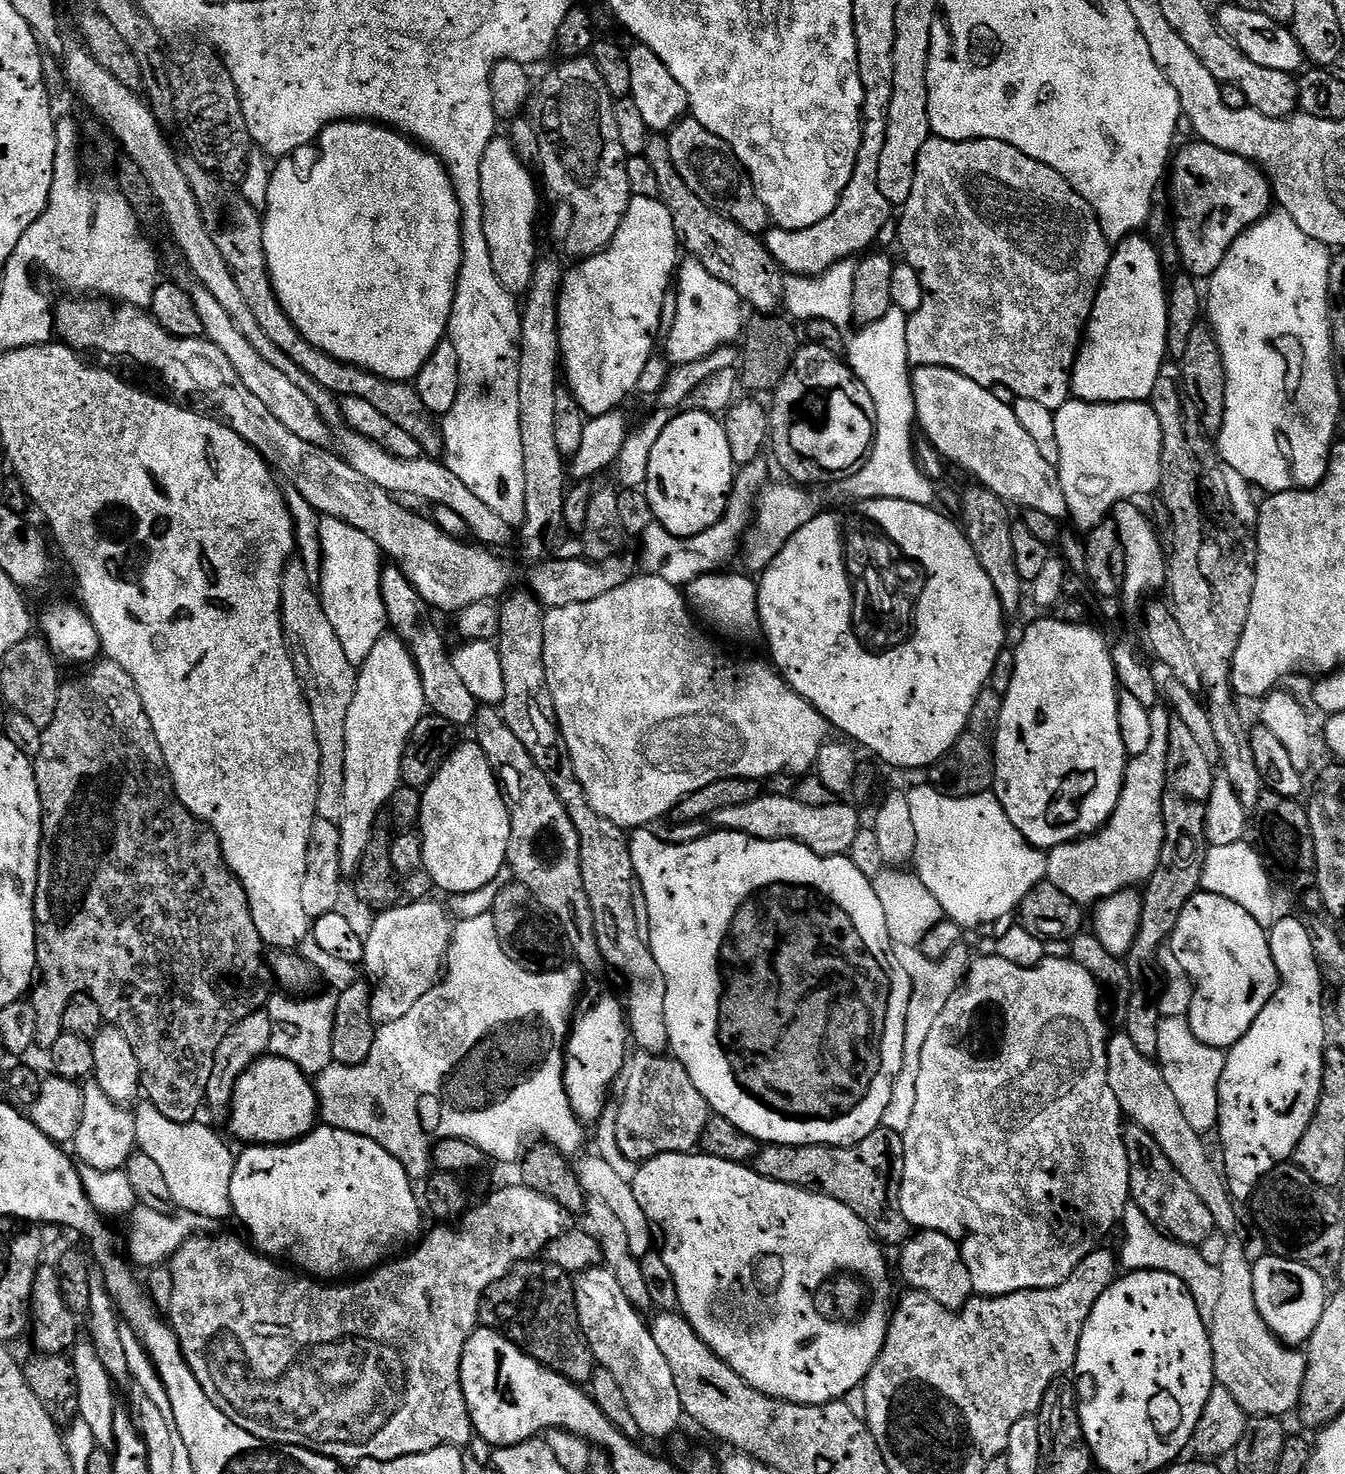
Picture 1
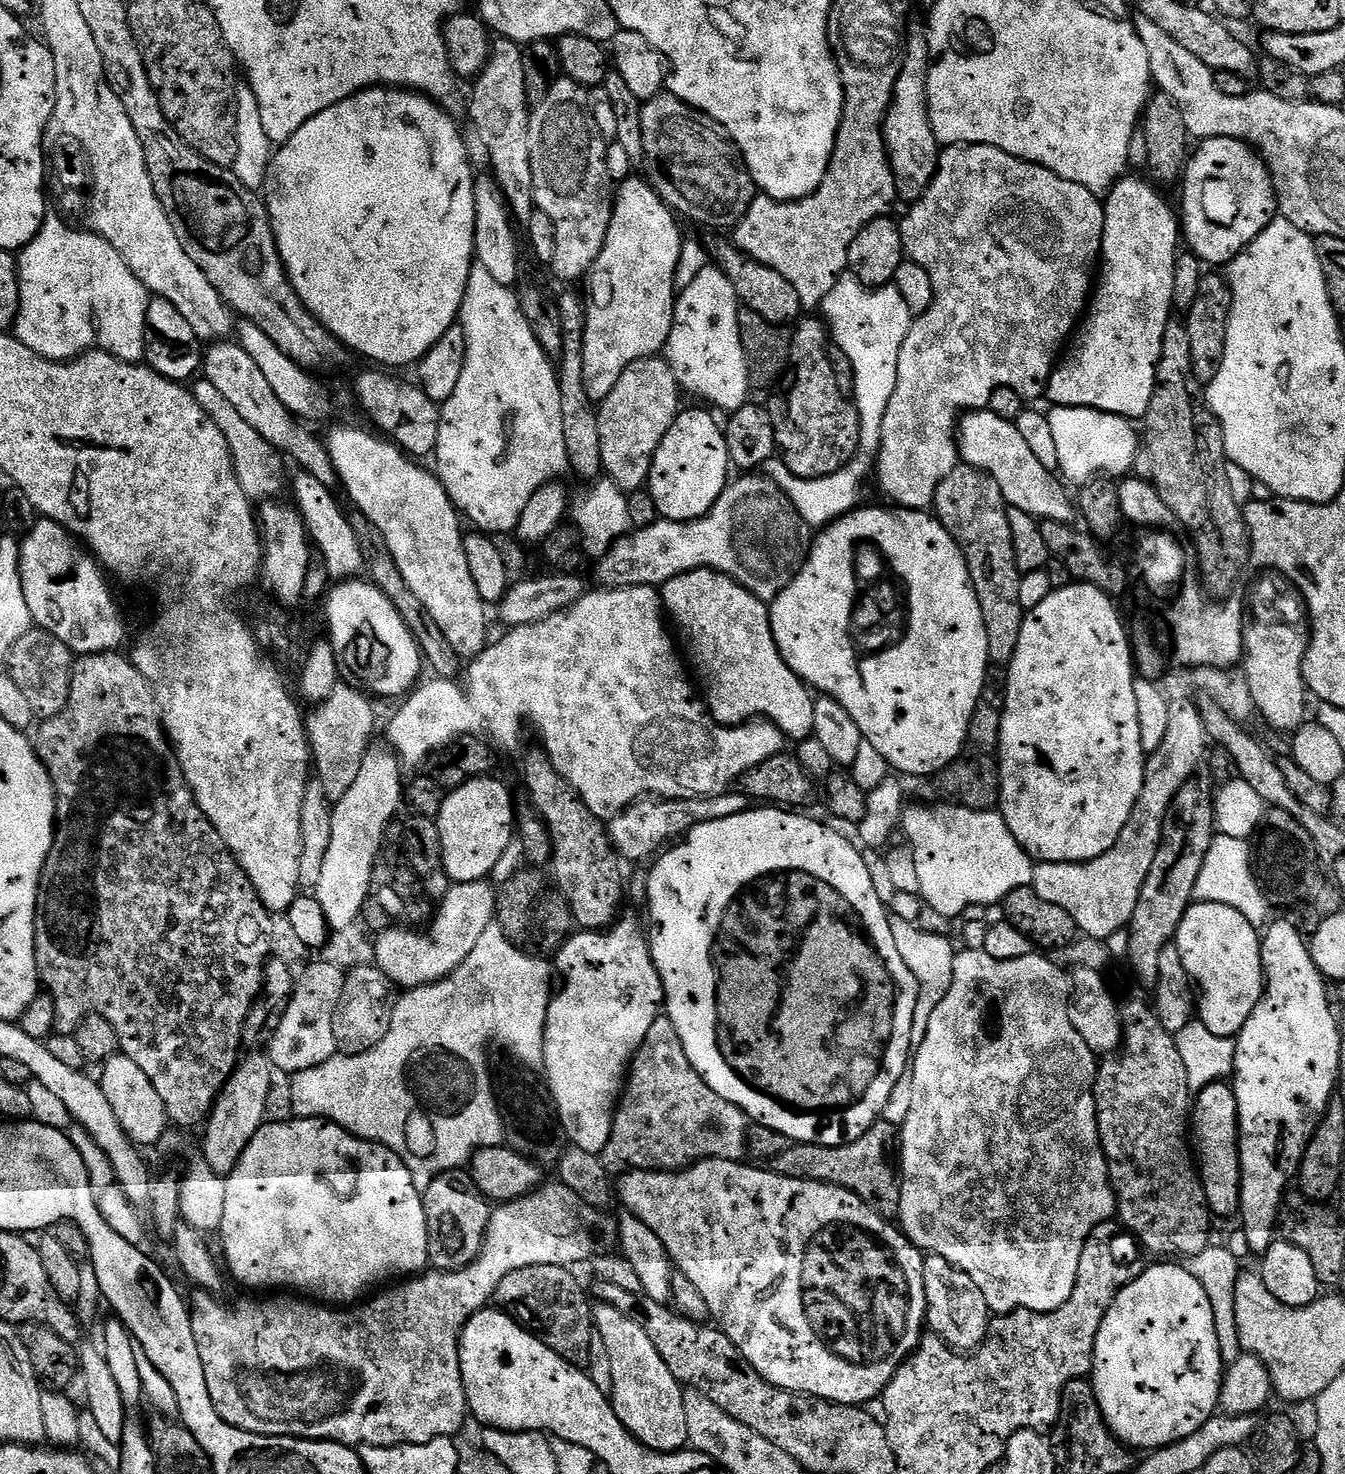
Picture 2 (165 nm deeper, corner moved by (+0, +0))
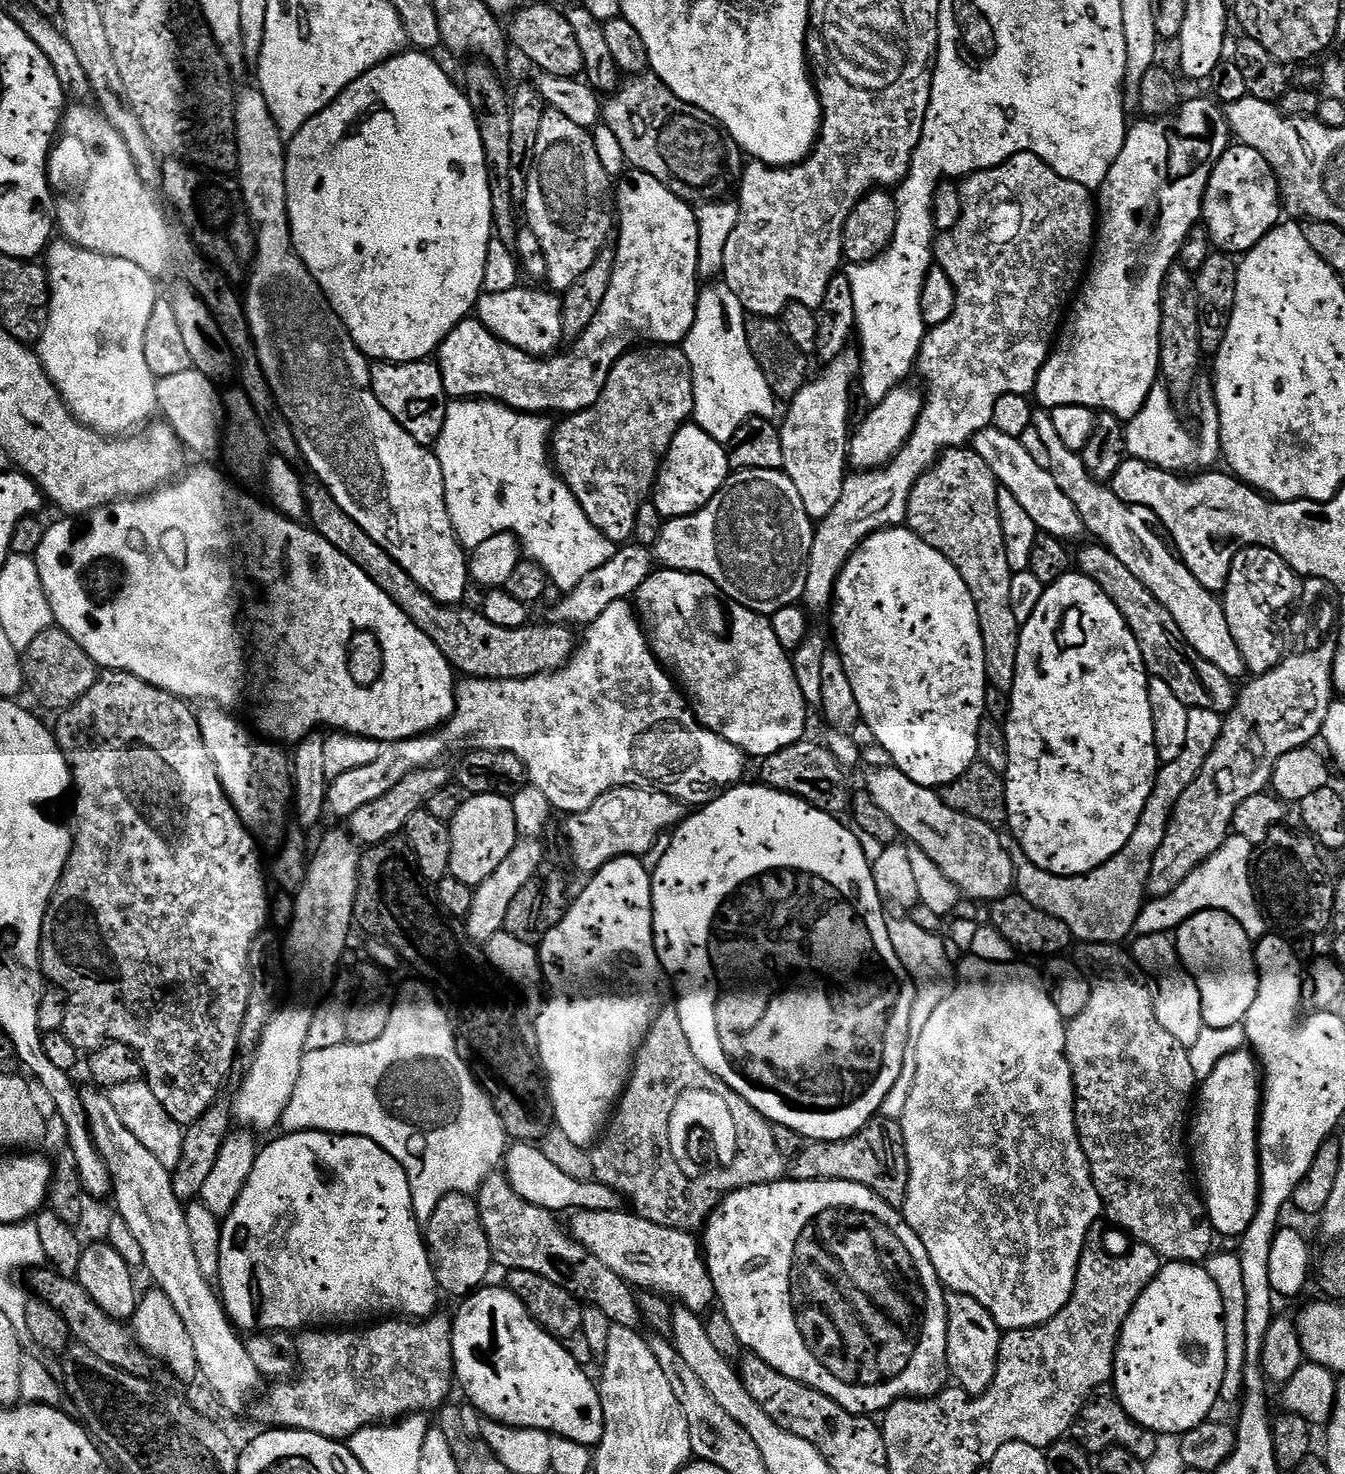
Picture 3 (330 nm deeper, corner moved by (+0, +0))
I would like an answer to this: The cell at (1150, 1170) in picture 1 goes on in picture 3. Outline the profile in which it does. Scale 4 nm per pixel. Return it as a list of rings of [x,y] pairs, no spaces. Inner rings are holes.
[[[1087,942],[1081,943],[1079,947],[1075,949],[1075,952],[1077,952],[1074,964],[1082,973],[1084,979],[1088,981],[1090,1002],[1086,1002],[1086,1010],[1082,1010],[1082,1014],[1071,1017],[1067,1021],[1064,1029],[1064,1037],[1066,1038],[1064,1053],[1072,1071],[1072,1081],[1076,1091],[1076,1129],[1078,1130],[1080,1145],[1088,1159],[1092,1181],[1100,1195],[1100,1201],[1104,1203],[1106,1216],[1109,1216],[1122,1231],[1129,1232],[1135,1243],[1150,1246],[1150,1250],[1154,1250],[1168,1262],[1200,1264],[1207,1261],[1213,1251],[1212,1236],[1214,1237],[1214,1229],[1208,1220],[1208,1212],[1204,1209],[1201,1193],[1190,1175],[1190,1156],[1186,1151],[1186,1125],[1190,1120],[1189,1108],[1198,1088],[1194,1070],[1190,1070],[1188,1049],[1181,1046],[1174,1038],[1170,1038],[1170,1034],[1166,1034],[1166,1030],[1162,1030],[1162,1026],[1158,1026],[1158,1020],[1152,1006],[1152,988],[1142,979],[1141,973],[1134,967],[1131,955],[1125,949],[1123,952],[1123,947],[1115,944],[1089,944]]]

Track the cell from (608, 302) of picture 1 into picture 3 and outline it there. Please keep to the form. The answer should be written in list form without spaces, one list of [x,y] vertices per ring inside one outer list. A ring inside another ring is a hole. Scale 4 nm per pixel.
[[[632,168],[625,171],[615,185],[614,212],[618,217],[618,231],[614,236],[616,261],[614,274],[610,274],[610,290],[606,290],[602,310],[594,314],[594,322],[586,326],[584,333],[571,345],[572,349],[565,356],[556,354],[551,358],[541,359],[536,368],[536,388],[520,388],[520,368],[512,364],[512,347],[505,340],[498,339],[478,318],[463,320],[458,322],[458,326],[454,326],[454,330],[450,330],[450,334],[438,349],[442,386],[449,398],[496,400],[499,404],[529,414],[581,412],[594,407],[606,386],[606,378],[610,378],[610,370],[637,342],[683,345],[690,334],[690,326],[694,326],[696,303],[702,287],[698,279],[700,271],[696,208],[689,201],[678,198],[678,194],[674,194],[666,186],[662,186],[662,182],[654,178],[654,174]]]

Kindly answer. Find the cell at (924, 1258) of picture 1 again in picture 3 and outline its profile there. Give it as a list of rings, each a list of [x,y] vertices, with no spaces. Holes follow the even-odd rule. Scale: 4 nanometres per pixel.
[[[949,1291],[945,1295],[944,1301],[948,1311],[946,1354],[951,1379],[969,1396],[981,1396],[994,1382],[1002,1329],[996,1325],[990,1310],[986,1310],[986,1306],[982,1306],[982,1302],[970,1298],[966,1294]]]

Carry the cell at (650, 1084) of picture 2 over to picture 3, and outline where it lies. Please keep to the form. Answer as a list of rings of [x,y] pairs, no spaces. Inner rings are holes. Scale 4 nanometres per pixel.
[[[674,1006],[661,1007],[656,1013],[650,1030],[644,1035],[644,1041],[640,1043],[640,1048],[636,1052],[632,1074],[628,1078],[620,1103],[616,1105],[611,1120],[608,1121],[600,1139],[591,1149],[590,1155],[594,1179],[600,1184],[613,1188],[623,1199],[625,1196],[632,1203],[630,1205],[632,1212],[658,1226],[682,1228],[685,1232],[691,1233],[703,1229],[708,1217],[712,1214],[712,1209],[718,1203],[718,1198],[723,1198],[740,1188],[773,1184],[776,1180],[785,1179],[786,1176],[786,1161],[784,1155],[778,1150],[778,1146],[774,1146],[772,1124],[764,1119],[762,1113],[751,1108],[738,1093],[730,1090],[730,1086],[717,1080],[713,1072],[706,1070],[706,1066],[702,1066],[702,1062],[698,1062],[694,1050],[690,1050],[690,1038],[686,1038],[686,1030],[682,1030],[680,1011]],[[692,1088],[712,1090],[712,1096],[716,1092],[726,1096],[726,1100],[730,1102],[732,1126],[734,1130],[738,1130],[738,1144],[736,1144],[736,1152],[732,1154],[732,1170],[724,1176],[724,1186],[720,1188],[712,1188],[708,1176],[688,1174],[680,1166],[674,1146],[672,1146],[670,1118],[675,1112],[681,1111],[682,1098],[690,1094]]]

